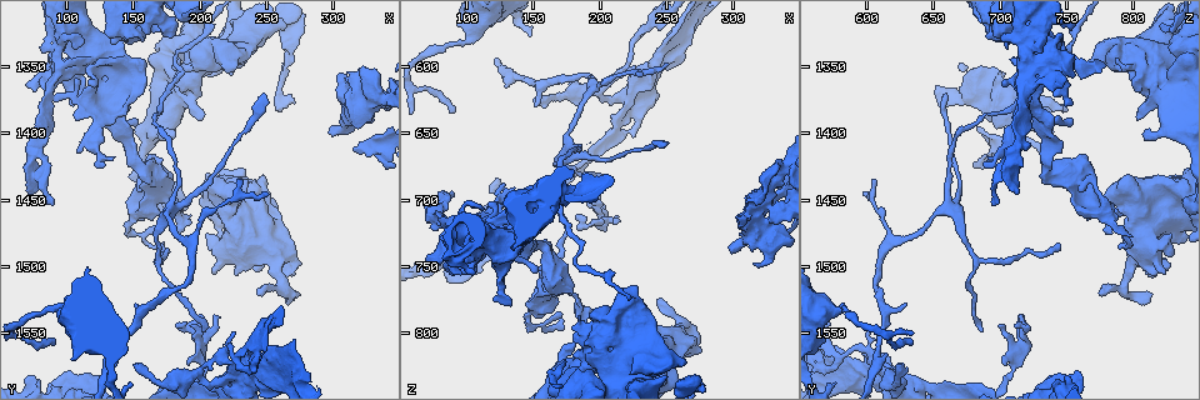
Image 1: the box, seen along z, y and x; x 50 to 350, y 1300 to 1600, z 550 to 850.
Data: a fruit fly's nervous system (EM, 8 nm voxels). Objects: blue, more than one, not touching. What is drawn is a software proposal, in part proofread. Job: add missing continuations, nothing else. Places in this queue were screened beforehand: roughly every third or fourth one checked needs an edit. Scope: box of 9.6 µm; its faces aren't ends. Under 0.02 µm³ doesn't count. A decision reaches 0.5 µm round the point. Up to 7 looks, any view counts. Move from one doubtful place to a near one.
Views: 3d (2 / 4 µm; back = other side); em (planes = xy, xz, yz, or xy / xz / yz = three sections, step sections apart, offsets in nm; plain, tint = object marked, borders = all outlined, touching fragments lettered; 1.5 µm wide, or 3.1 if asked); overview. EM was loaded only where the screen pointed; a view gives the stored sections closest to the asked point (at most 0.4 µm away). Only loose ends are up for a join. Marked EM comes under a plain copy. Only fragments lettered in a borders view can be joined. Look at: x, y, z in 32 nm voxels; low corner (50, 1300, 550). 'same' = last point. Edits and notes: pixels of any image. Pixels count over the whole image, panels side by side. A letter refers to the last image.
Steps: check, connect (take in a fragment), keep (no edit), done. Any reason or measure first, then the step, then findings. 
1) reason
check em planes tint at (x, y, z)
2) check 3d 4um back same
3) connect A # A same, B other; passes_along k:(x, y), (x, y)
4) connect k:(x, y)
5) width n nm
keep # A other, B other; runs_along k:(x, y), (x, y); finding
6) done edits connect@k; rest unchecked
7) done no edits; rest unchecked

tapers out
check 3d 4um at (128, 1424, 690)

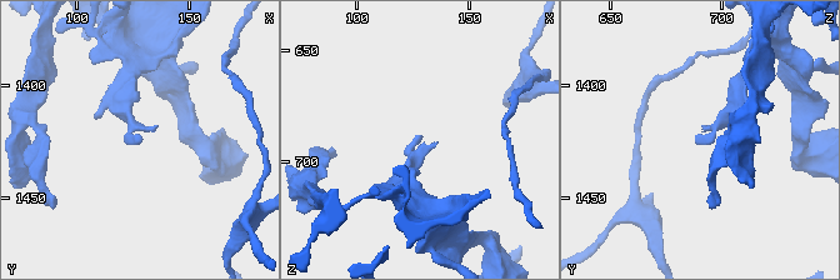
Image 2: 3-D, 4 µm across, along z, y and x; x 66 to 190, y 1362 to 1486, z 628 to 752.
now the EM
check em planes borders at (128, 1422, 688)

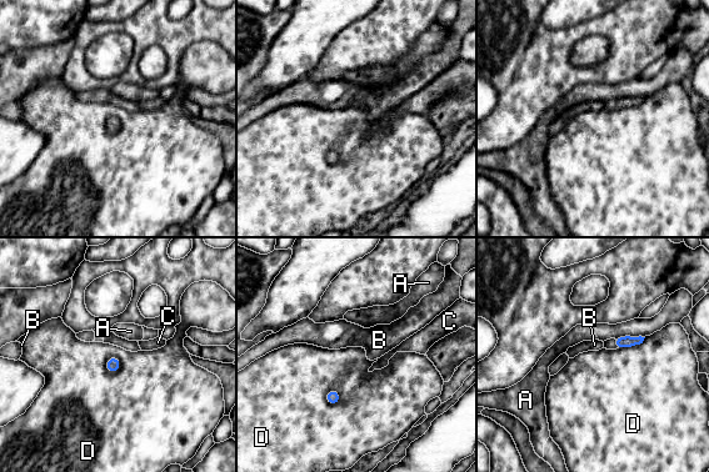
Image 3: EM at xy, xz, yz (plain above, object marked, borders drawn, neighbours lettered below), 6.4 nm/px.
width 90 nm
connect C # A other, B other, C same, D other; passes_along 3:(625, 341), (614, 342), (609, 344); the neuron continues

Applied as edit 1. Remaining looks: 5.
check overview

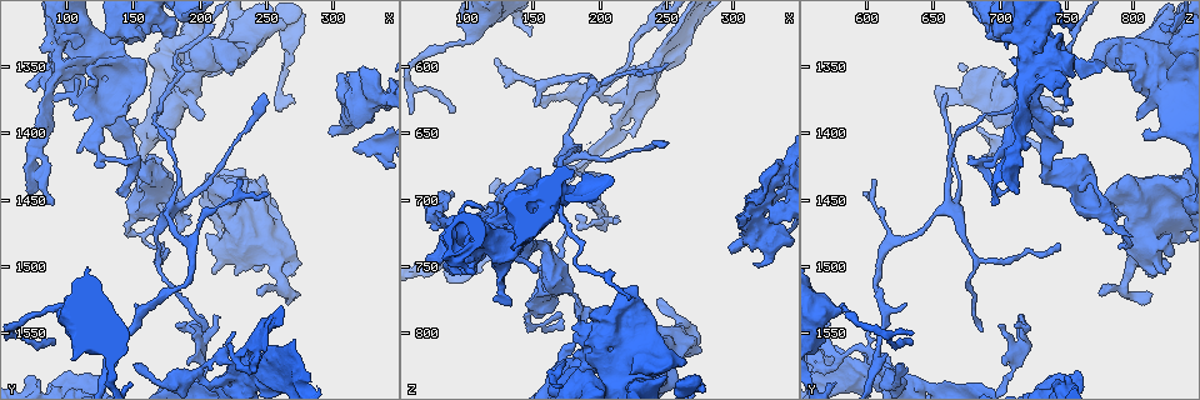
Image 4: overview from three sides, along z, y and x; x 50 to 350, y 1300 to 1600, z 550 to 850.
an open end
check em planes borders at (244, 1522, 774)

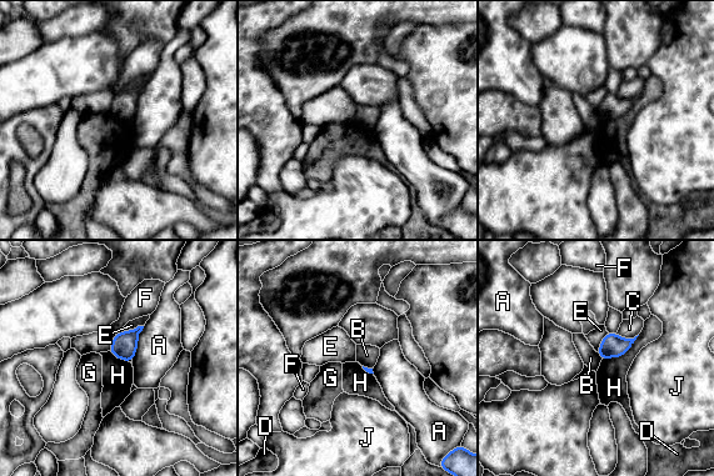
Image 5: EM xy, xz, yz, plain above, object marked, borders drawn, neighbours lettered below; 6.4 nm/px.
longest_contact H 300 nm
keep # A other, B other, C other, D other, E other, F other, G other, H other, J other; border 5:(597, 352), (602, 359); none of them fits

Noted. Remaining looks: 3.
branch stops here
check 3d 4um at (134, 1352, 780)

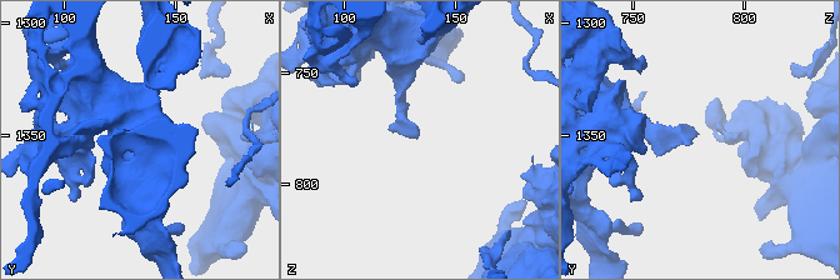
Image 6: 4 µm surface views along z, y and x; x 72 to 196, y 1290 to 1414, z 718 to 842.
check em yz step 4 tint at (134, 1351, 780)

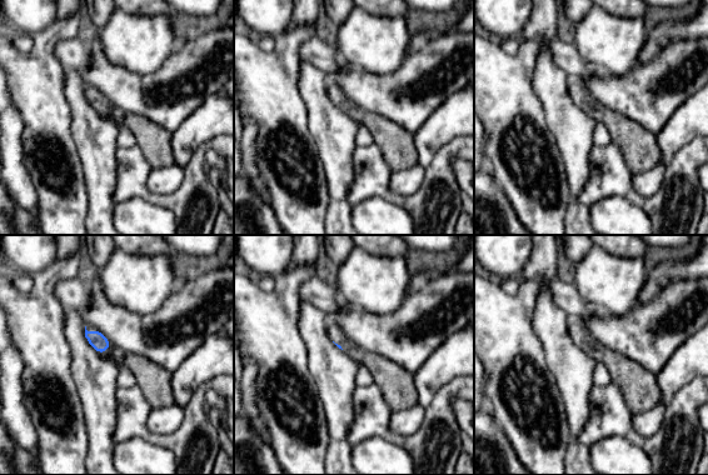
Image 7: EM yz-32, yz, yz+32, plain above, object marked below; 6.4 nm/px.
check em planes borders same

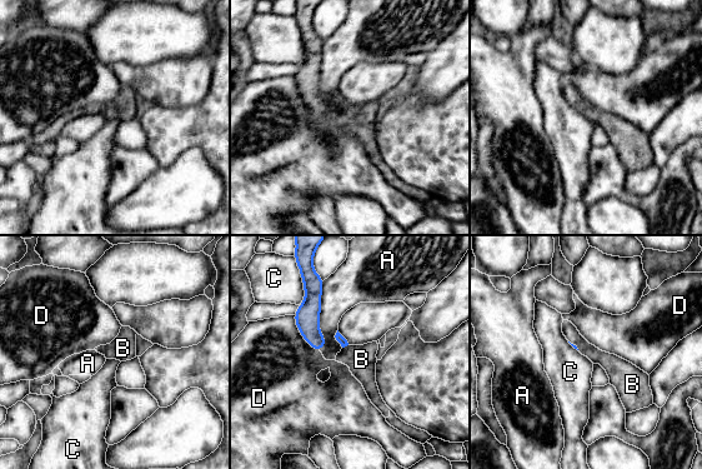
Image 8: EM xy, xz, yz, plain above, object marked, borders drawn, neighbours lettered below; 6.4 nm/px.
connect B # A other, B same, C other, D other; passes_along 8:(344, 343), (345, 345), (361, 359); it goes on there

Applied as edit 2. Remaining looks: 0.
done edits connect@3, connect@8; rest unchecked

